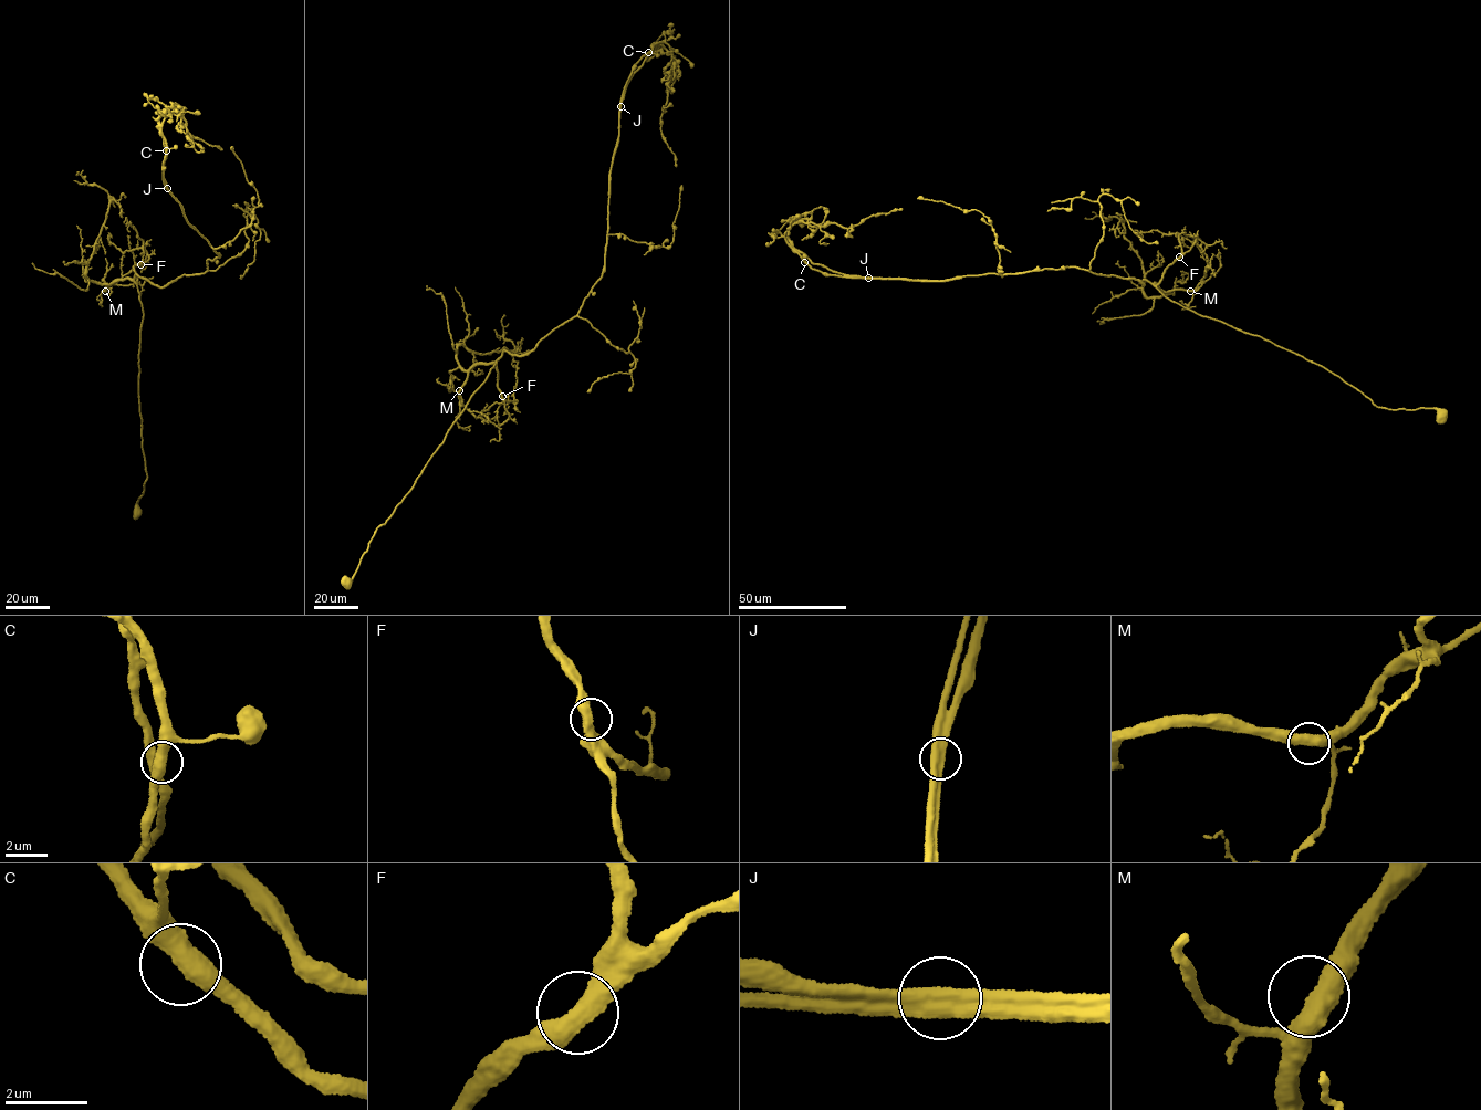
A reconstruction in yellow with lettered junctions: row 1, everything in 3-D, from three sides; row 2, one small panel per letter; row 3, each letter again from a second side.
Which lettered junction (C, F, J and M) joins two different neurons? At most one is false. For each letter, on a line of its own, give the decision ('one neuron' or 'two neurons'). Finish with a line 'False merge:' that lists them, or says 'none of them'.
C: one neuron
F: one neuron
J: two neurons
M: one neuron
False merge: J

